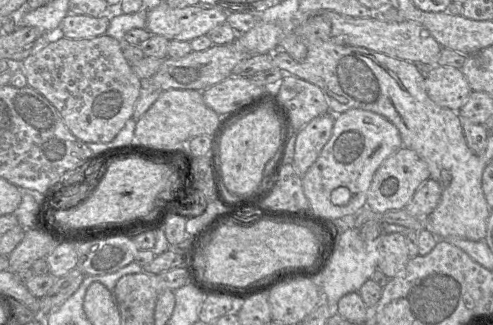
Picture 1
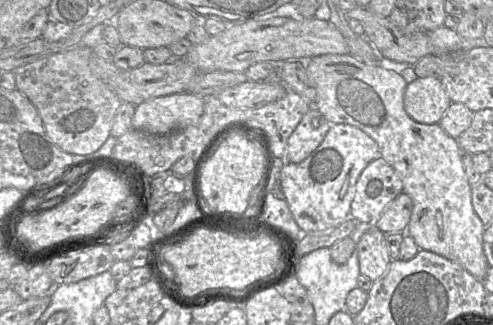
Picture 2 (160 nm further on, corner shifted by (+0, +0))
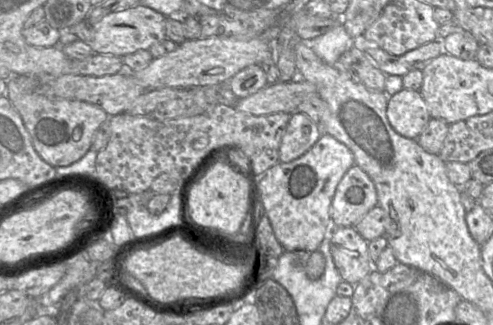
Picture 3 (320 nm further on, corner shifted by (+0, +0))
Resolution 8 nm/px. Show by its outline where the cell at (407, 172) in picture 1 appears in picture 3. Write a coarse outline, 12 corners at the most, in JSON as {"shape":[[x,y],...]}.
{"shape":[[359,166],[347,170],[330,207],[333,227],[354,226],[378,205]]}

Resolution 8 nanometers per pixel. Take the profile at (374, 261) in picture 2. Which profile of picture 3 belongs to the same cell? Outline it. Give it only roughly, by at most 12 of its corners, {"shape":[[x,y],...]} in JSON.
{"shape":[[353,226],[333,227],[331,253],[343,281],[372,270],[368,242]]}

